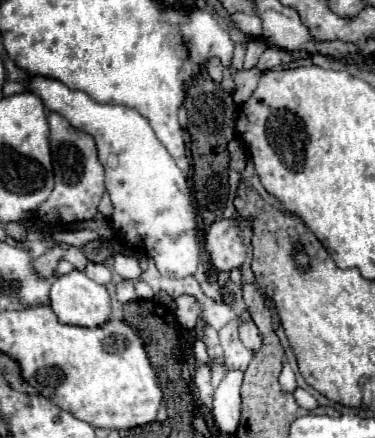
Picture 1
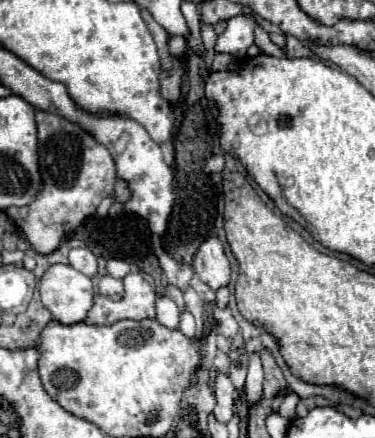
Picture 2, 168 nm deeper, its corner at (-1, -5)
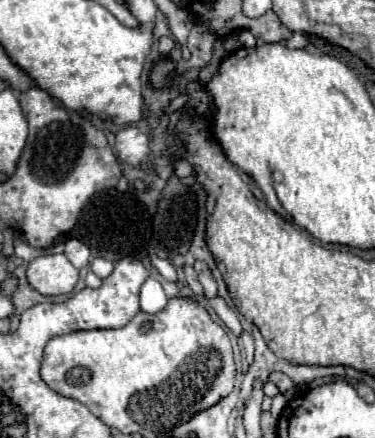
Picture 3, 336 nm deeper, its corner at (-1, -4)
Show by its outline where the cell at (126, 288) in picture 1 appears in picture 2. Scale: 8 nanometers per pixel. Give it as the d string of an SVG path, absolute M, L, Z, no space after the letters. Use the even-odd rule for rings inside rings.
M99 277L97 281L97 289L101 295L107 295L111 299L121 299L123 297L123 281L121 279L113 279L113 277Z

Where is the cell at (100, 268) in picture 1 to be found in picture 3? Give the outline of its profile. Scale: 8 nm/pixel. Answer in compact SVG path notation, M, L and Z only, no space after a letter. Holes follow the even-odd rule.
M67 240L65 242L65 256L75 268L85 268L91 262L89 248L79 240Z

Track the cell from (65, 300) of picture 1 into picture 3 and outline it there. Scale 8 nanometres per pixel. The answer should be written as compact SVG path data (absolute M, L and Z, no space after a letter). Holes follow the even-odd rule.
M49 254L27 266L27 280L43 296L63 296L75 290L79 270L63 254Z

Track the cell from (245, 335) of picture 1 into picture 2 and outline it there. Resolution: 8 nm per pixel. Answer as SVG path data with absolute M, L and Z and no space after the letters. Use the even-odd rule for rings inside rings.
M253 353L249 359L249 373L247 373L247 387L245 387L245 399L249 407L261 401L261 393L263 393L263 367L259 355Z

